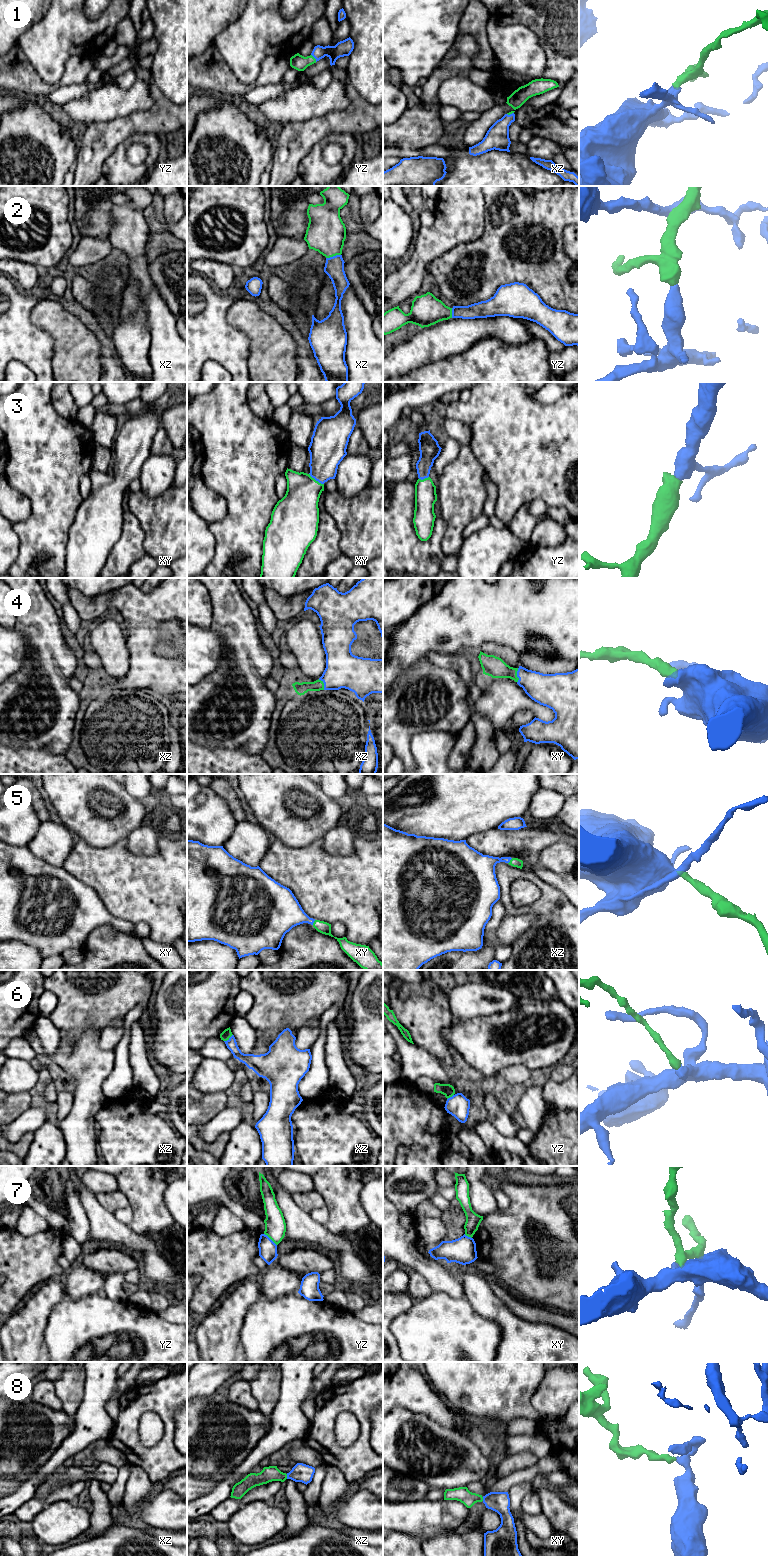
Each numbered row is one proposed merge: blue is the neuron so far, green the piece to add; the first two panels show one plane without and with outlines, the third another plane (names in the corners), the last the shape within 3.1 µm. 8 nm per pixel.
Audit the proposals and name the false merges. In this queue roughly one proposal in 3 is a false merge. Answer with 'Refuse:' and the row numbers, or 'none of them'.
Refuse: 6, 7

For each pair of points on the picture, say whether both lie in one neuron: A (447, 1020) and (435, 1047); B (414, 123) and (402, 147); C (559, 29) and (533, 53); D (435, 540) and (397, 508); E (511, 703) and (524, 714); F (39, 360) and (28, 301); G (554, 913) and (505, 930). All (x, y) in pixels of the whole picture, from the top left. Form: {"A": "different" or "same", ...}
{"A": "same", "B": "same", "C": "different", "D": "same", "E": "different", "F": "same", "G": "different"}

